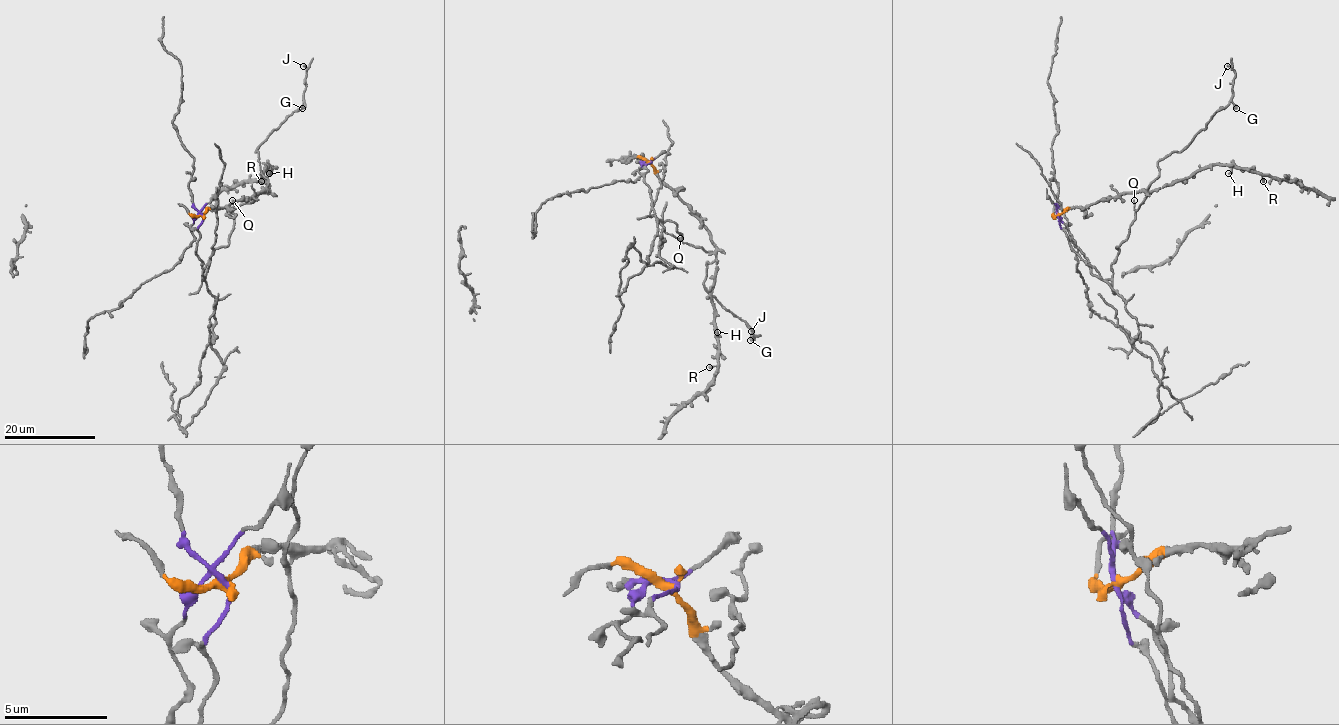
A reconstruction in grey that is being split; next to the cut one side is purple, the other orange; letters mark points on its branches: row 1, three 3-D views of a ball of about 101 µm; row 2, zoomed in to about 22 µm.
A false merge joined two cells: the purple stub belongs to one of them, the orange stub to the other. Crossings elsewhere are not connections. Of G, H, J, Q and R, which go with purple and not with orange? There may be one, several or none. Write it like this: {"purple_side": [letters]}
{"purple_side": ["G", "J", "Q"]}

